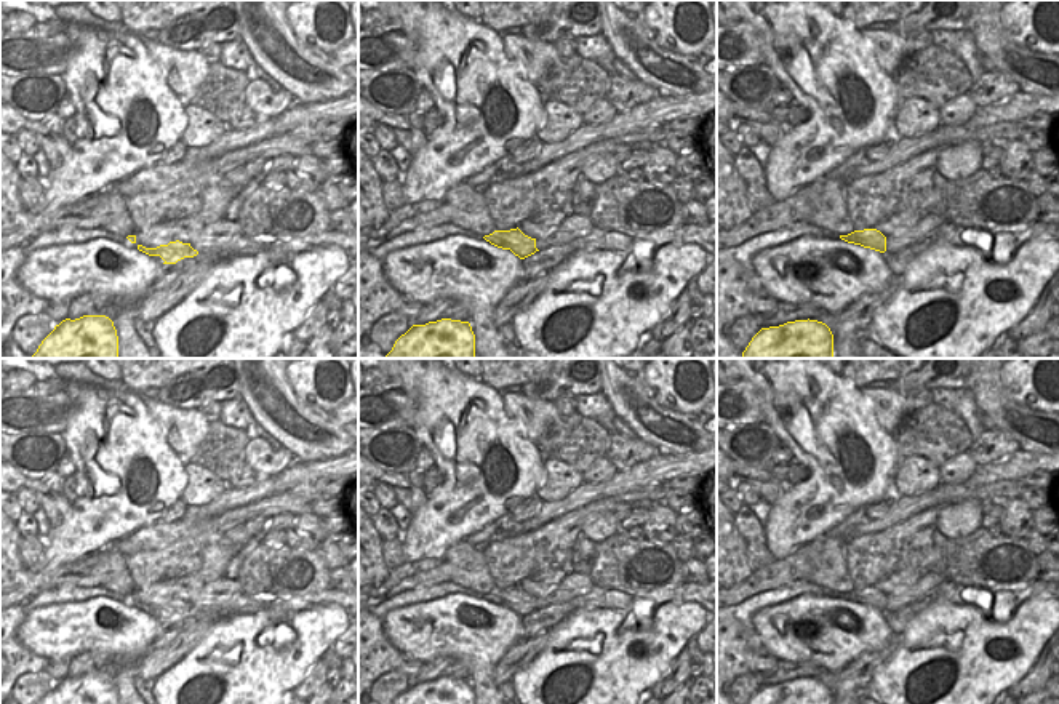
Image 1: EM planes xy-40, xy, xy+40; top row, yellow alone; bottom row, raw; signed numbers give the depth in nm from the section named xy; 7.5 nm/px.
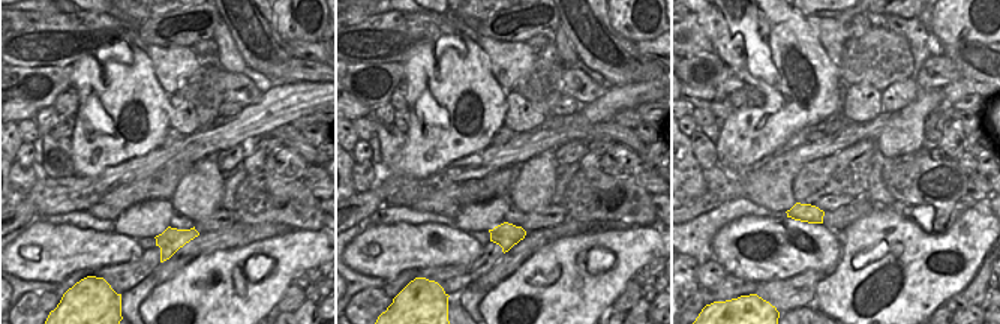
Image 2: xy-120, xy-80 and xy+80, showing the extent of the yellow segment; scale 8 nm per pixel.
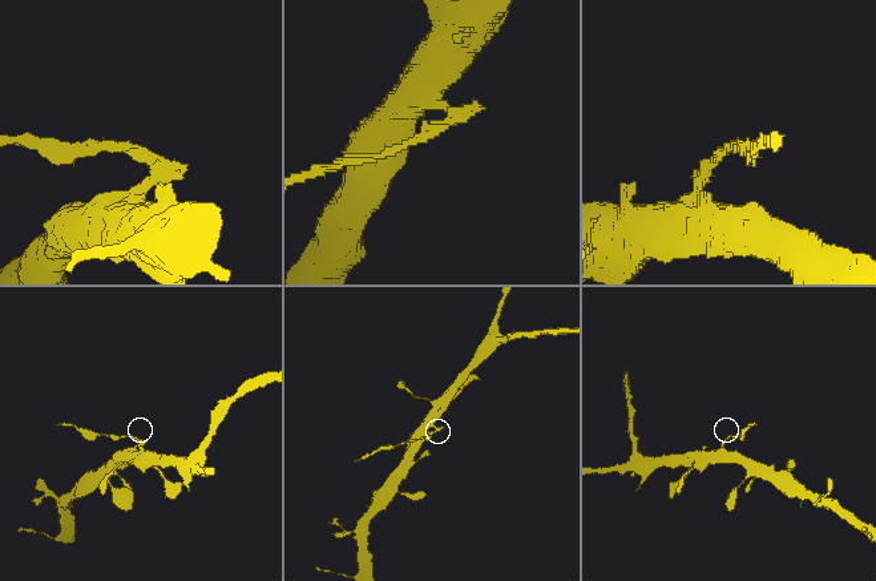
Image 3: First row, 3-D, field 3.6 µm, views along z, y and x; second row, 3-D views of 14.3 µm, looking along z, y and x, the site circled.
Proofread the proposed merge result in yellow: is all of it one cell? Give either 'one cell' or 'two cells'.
two cells

